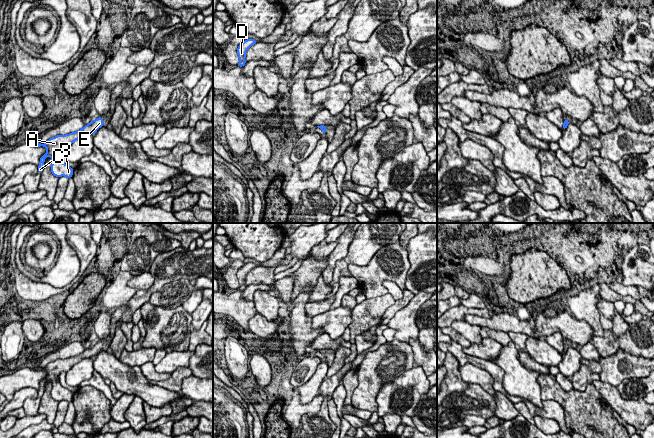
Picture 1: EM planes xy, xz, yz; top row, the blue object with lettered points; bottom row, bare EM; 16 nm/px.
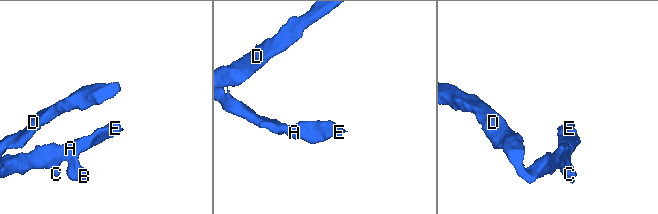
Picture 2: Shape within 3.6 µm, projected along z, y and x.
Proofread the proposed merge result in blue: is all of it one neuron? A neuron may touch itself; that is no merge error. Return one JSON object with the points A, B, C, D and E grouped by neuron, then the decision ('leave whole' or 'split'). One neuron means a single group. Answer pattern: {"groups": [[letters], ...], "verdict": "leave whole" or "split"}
{"groups": [["A", "B", "C", "D", "E"]], "verdict": "leave whole"}

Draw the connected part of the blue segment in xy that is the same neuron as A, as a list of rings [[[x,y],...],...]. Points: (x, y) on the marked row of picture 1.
[[[100,116],[96,120],[92,120],[89,124],[85,125],[82,129],[66,134],[66,135],[58,135],[53,138],[50,138],[45,144],[41,144],[38,141],[31,143],[36,147],[46,147],[47,152],[40,158],[40,163],[38,166],[38,172],[42,173],[44,169],[44,161],[47,156],[50,156],[52,159],[51,172],[56,177],[66,176],[67,178],[71,178],[73,175],[73,169],[64,164],[59,158],[59,151],[61,148],[69,147],[73,142],[79,139],[81,136],[85,134],[95,134],[96,131],[105,126]]]

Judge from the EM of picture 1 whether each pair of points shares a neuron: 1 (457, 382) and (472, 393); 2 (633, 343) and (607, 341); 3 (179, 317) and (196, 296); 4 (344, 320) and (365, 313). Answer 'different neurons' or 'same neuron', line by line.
1: different neurons
2: same neuron
3: different neurons
4: different neurons

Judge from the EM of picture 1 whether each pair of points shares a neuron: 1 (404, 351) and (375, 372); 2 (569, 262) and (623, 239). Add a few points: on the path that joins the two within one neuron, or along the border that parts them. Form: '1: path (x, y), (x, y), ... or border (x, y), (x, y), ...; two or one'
1: path (397, 358), (382, 366); one
2: path (581, 251), (598, 250), (609, 239); one

